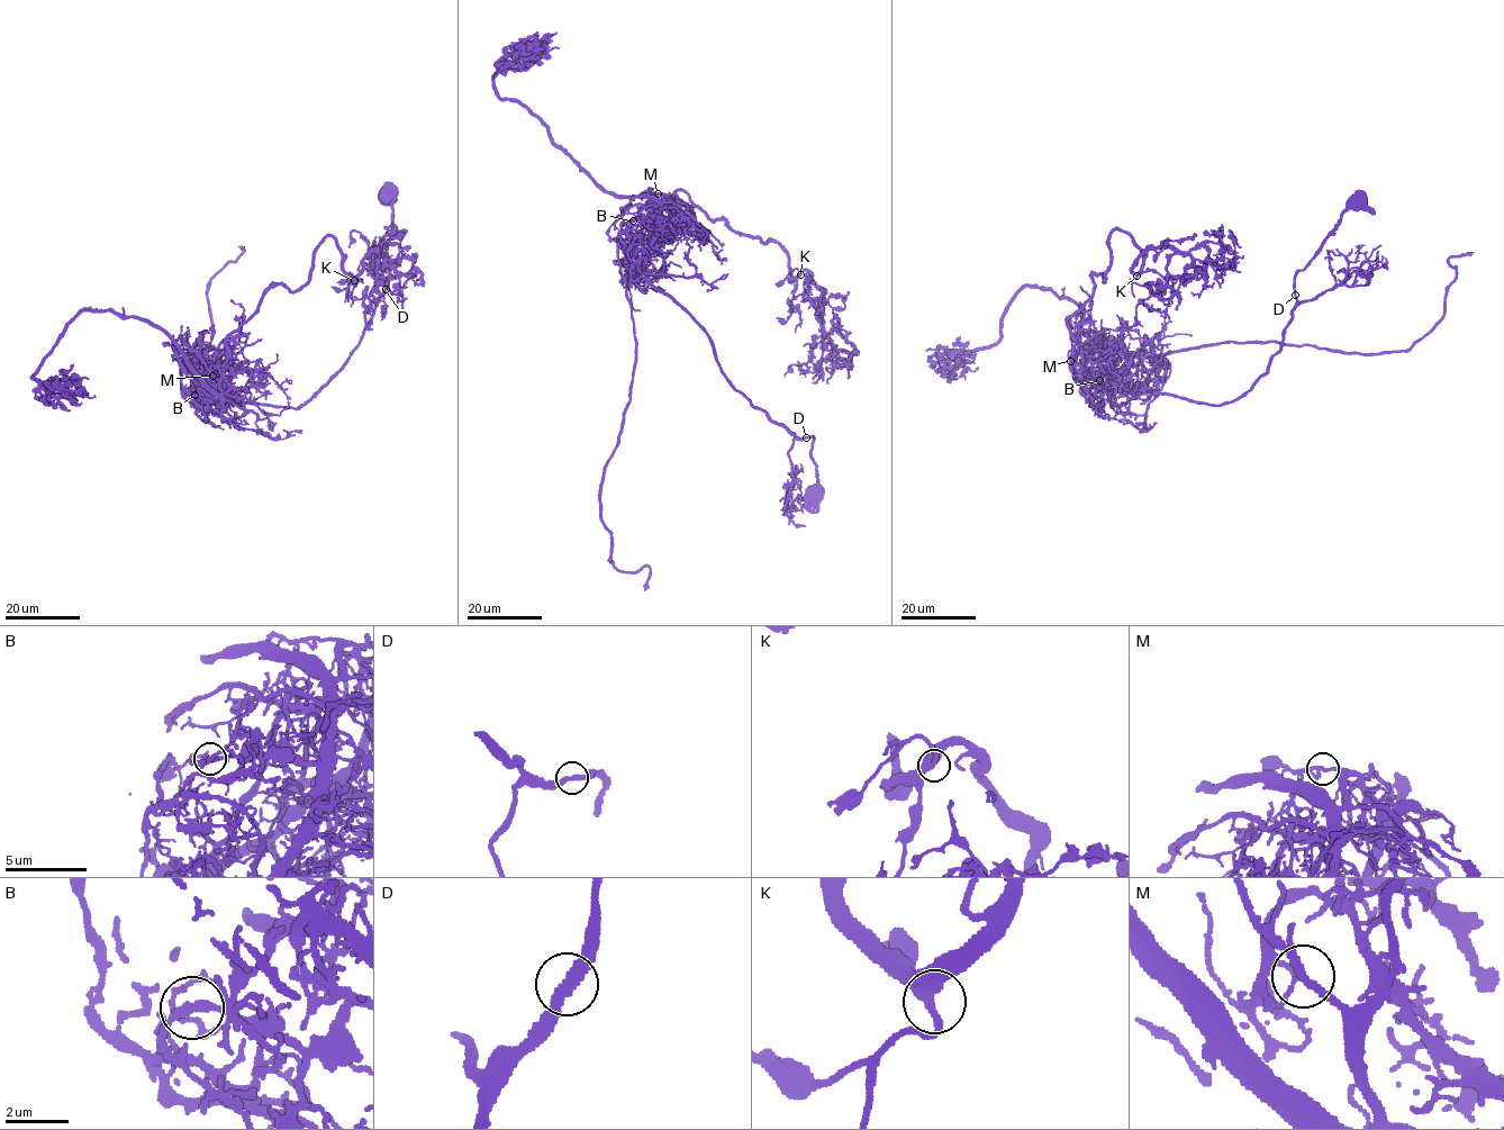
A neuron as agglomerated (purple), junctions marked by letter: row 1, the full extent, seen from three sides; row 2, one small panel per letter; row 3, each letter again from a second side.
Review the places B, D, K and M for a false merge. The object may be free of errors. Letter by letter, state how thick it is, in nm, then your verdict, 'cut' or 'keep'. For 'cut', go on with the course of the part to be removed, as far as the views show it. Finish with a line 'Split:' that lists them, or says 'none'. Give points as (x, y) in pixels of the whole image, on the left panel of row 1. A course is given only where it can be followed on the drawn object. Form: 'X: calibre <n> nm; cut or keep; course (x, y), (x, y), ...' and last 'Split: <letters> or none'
B: calibre 300 nm; cut; course (195, 395), (326, 236), (354, 278), (381, 247), (372, 268), (349, 246)
D: calibre 280 nm; keep
K: calibre 360 nm; keep
M: calibre 220 nm; keep
Split: B

